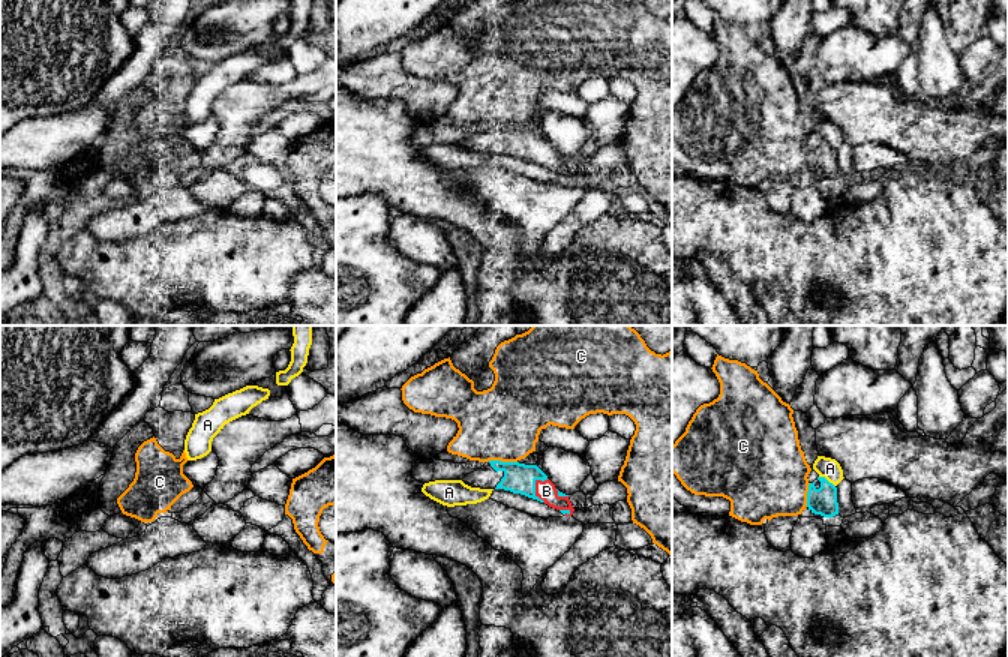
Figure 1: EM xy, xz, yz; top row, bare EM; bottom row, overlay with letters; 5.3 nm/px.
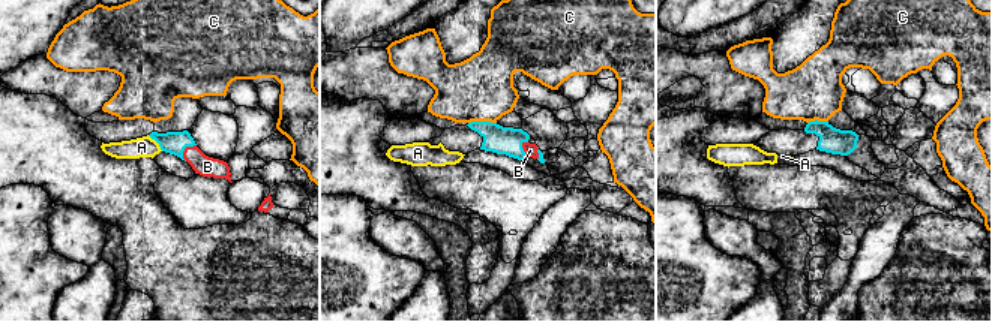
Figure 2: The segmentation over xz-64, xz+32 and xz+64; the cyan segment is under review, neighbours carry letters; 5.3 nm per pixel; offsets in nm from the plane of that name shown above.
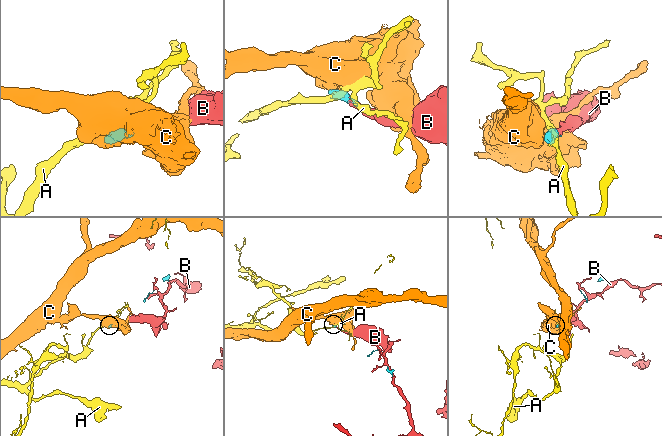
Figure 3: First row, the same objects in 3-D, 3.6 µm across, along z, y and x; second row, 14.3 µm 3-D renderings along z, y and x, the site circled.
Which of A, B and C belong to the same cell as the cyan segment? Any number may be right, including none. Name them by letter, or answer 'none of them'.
none of them

